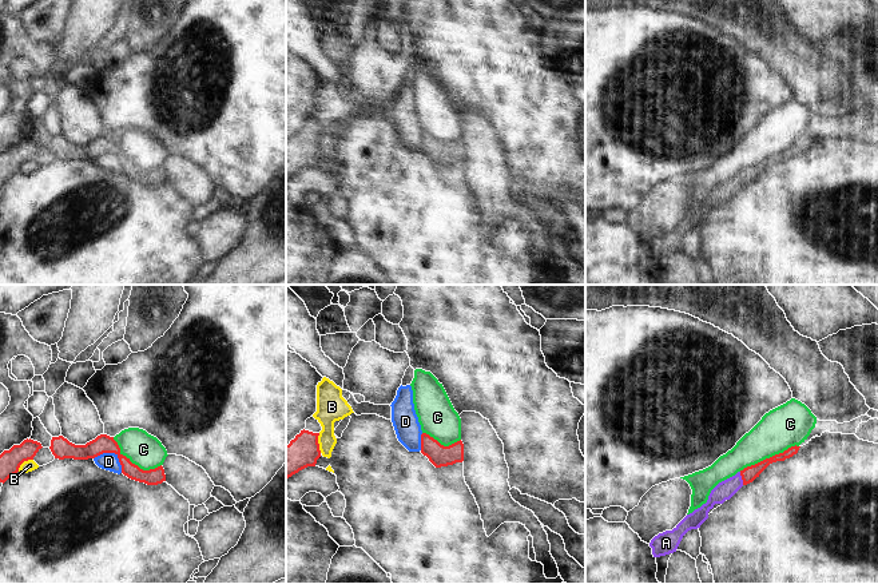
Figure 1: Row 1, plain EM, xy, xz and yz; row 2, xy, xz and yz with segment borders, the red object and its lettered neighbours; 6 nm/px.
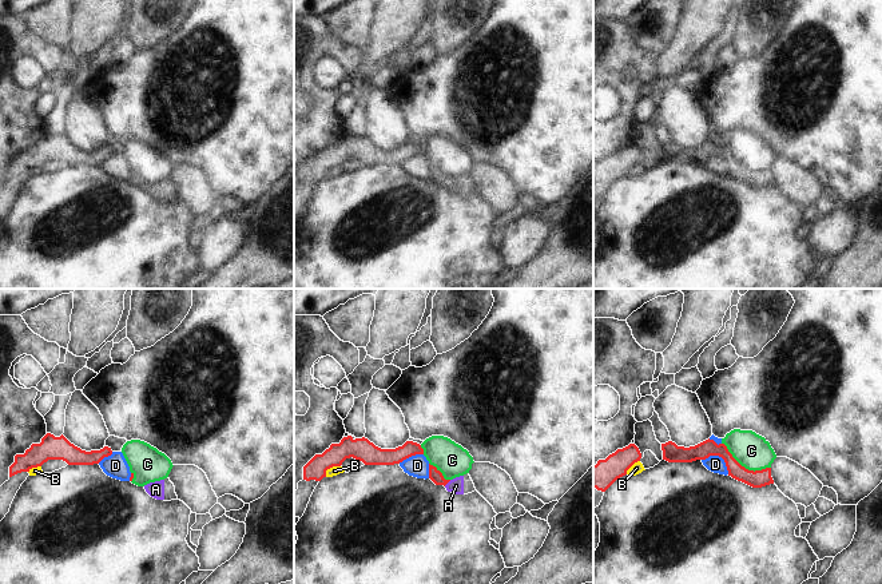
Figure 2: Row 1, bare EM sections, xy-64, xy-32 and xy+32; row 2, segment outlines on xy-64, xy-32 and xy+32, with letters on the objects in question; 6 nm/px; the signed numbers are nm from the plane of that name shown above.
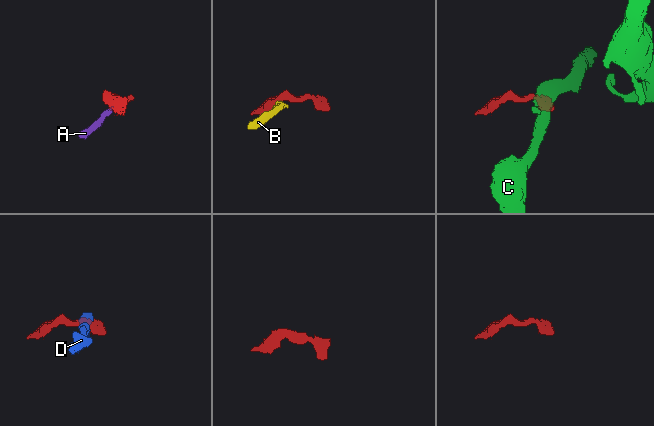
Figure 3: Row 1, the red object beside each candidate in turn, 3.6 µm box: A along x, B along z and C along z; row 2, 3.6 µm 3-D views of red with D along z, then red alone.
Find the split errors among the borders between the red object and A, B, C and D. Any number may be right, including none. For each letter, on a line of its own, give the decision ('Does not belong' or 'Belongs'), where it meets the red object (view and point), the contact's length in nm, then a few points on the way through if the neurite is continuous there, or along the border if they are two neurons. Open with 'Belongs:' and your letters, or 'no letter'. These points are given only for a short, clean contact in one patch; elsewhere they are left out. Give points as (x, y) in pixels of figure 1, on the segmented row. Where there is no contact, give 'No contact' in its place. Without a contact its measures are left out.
Belongs: A
A: Belongs. Touches red at yz (742, 479). Shared border 80 nm. Path across: yz (750, 473), (742, 479), (726, 489)
B: Does not belong. Touches red at xz (317, 443). Shared border 120 nm. Boundary: xz (318, 433), (318, 449), (321, 452)
C: Does not belong. Touches red at xy (134, 464). Shared border 340 nm
D: Does not belong. Touches red at xy (114, 452). Shared border 200 nm. Boundary: xy (94, 457), (102, 453), (114, 453), (122, 472)

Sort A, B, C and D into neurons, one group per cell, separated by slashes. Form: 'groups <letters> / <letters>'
groups A / B / C / D

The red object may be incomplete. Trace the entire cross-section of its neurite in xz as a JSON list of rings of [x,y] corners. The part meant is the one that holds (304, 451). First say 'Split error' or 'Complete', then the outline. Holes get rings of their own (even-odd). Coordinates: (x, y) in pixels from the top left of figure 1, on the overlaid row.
Split error. [[[314,417],[306,420],[306,428],[286,445],[286,478],[307,466],[315,466],[321,457],[318,436],[321,424]]]

